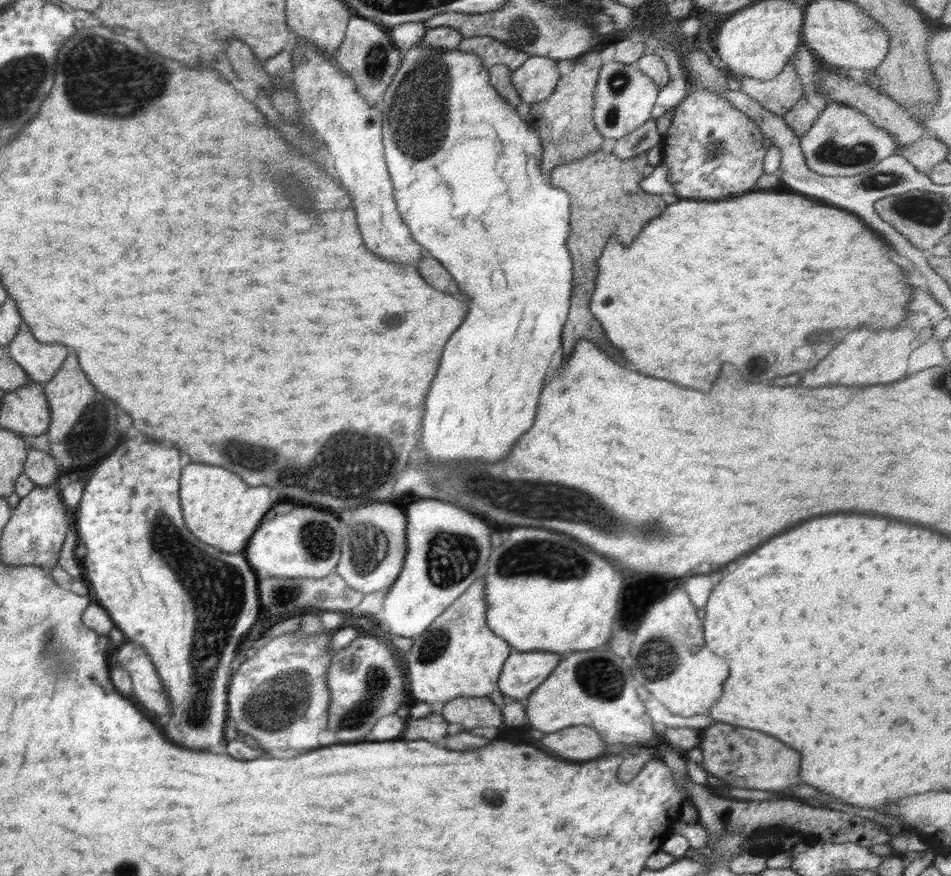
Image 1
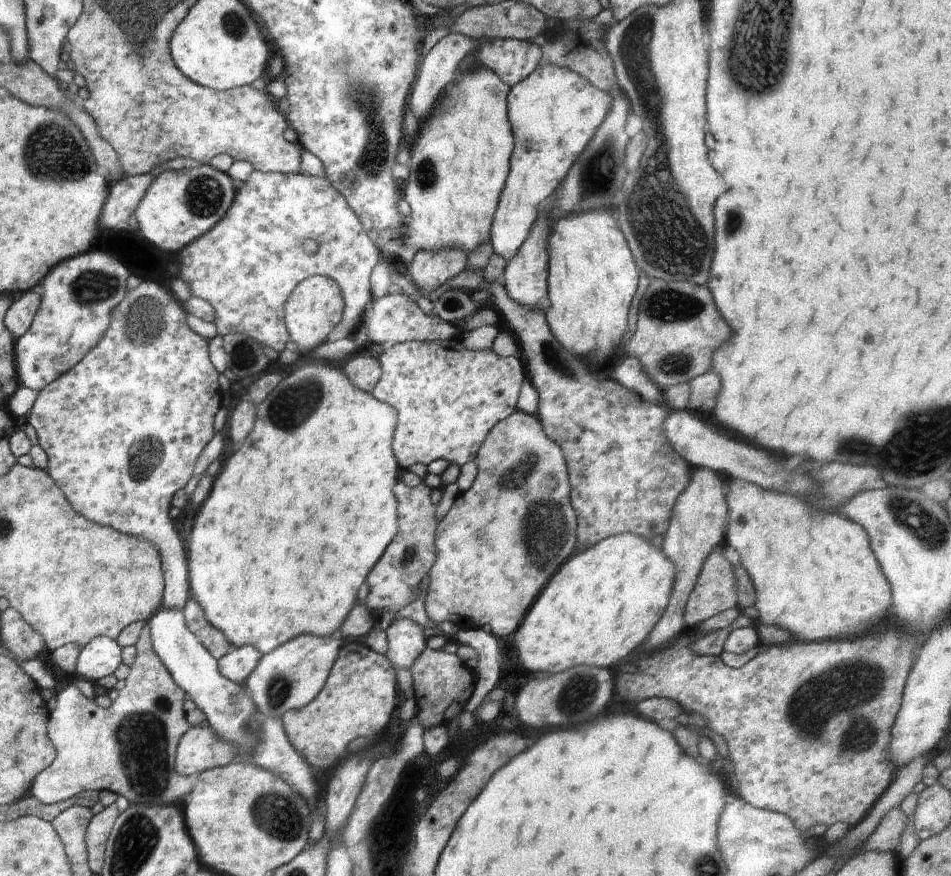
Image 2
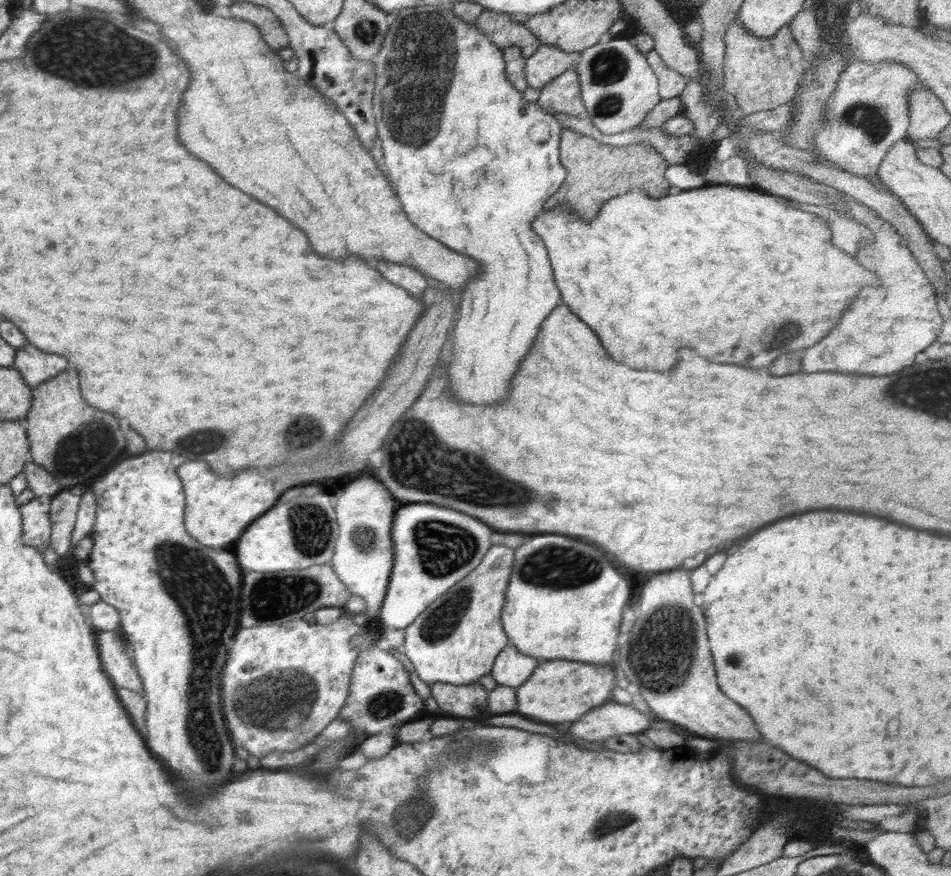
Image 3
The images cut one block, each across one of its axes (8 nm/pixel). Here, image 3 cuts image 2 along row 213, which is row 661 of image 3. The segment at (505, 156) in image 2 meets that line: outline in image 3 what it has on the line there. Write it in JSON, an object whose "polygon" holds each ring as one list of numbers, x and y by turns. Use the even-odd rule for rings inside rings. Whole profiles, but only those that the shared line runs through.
{"polygon":[[492,546,470,576,438,596,404,630,404,652,422,682,428,685,474,684,492,670,496,656,510,644,502,629,501,612,506,602,506,587,513,561,514,549]]}

